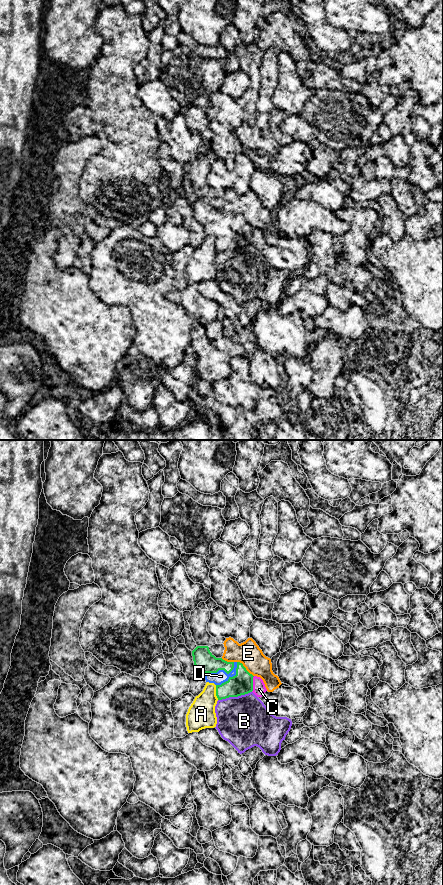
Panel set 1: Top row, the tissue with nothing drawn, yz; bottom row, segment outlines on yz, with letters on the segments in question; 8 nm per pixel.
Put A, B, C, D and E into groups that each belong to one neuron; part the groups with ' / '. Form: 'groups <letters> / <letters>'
groups A / B / C / D / E

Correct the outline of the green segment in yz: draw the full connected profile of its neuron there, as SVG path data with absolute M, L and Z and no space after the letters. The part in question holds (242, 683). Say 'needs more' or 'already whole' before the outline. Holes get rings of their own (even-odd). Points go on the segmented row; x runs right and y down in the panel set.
needs more | M208 646L192 651L194 665L204 674L206 682L216 685L218 700L238 697L253 691L253 675L240 662L216 658Z

